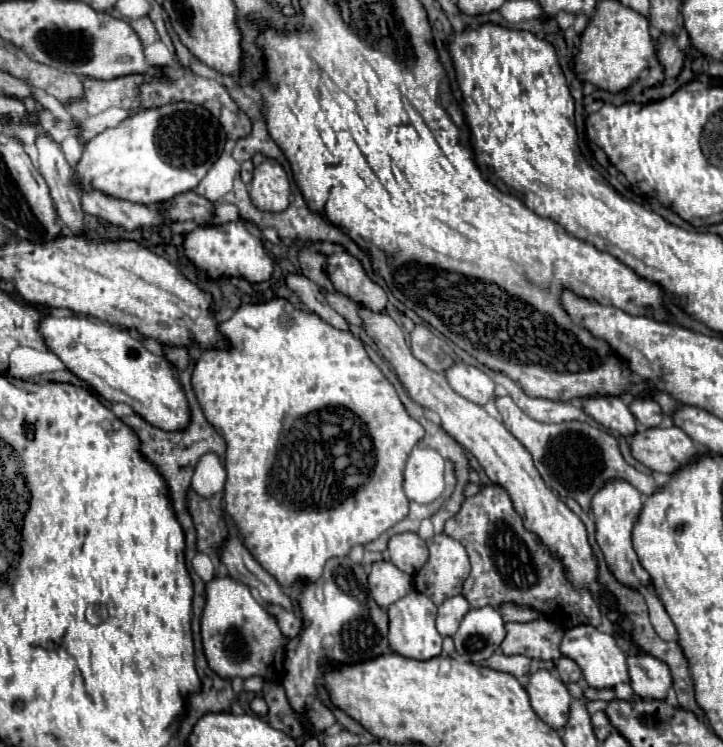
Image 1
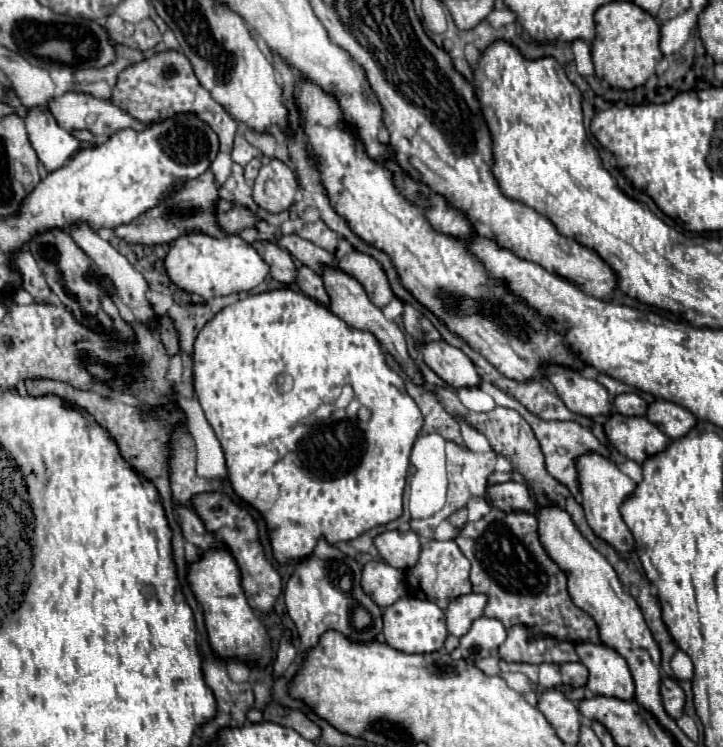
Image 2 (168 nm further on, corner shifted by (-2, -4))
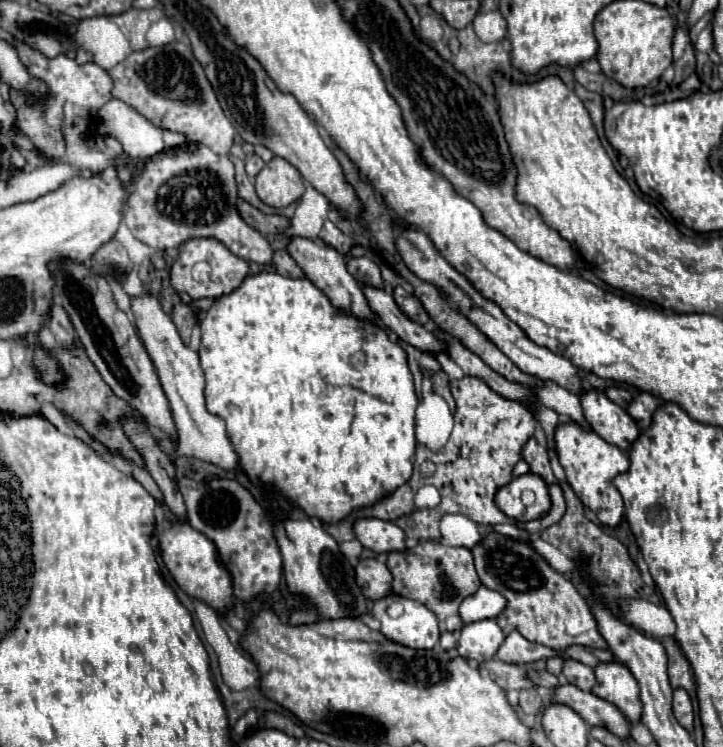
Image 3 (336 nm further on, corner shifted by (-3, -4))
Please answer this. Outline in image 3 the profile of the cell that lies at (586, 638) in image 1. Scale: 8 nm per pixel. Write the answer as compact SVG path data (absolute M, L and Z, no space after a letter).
M607 662L595 668L597 684L593 686L593 694L617 706L625 718L635 726L641 720L641 700L639 700L639 684L627 666L621 662Z

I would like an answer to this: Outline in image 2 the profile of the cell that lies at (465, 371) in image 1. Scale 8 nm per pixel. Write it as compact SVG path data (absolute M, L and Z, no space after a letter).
M444 340L418 346L424 354L424 362L450 386L450 388L474 388L482 378L474 362L458 348L448 346Z

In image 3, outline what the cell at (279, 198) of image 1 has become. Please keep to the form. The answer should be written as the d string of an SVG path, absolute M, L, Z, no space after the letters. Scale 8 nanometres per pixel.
M273 156L273 160L257 174L255 190L265 204L273 208L285 208L303 196L305 184L295 166L279 156Z

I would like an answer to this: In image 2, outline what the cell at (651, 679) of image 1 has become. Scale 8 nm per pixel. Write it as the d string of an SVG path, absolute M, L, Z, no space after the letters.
M664 678L662 684L660 684L660 694L662 694L664 710L672 718L678 718L682 714L682 710L684 710L684 692L678 686L678 682L672 680L672 678Z

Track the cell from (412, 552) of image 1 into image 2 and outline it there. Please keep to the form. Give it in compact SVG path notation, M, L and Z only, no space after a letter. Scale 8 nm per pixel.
M412 530L384 532L374 540L374 544L380 550L382 558L398 570L410 570L418 562L422 550L420 538Z

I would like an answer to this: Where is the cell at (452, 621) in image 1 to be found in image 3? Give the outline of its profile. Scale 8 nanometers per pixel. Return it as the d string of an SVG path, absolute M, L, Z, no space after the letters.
M481 586L473 596L465 598L461 604L461 618L465 624L483 620L483 618L497 618L507 608L507 600L495 592L487 590L487 586Z

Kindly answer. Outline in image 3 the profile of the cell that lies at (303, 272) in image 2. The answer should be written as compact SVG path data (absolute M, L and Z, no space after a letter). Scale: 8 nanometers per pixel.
M273 250L273 266L283 276L293 276L293 278L303 276L303 270L295 264L295 260L285 250Z

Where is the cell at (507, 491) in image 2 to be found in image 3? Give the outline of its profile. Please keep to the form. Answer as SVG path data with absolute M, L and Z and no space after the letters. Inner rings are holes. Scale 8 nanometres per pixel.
M523 474L513 478L507 486L499 488L495 494L495 504L499 510L503 510L505 516L515 518L519 522L529 522L529 520L541 520L549 508L551 508L551 498L549 498L549 486L539 478L539 474ZM525 490L531 490L535 494L533 506L523 506L521 494Z

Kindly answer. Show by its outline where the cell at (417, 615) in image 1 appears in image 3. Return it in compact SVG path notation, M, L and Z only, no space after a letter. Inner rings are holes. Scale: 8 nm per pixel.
M387 596L375 600L371 608L373 618L381 622L381 632L403 646L409 648L433 648L439 640L439 624L431 610L427 610L421 602L403 598L403 596ZM399 602L403 606L401 616L389 616L387 608Z

